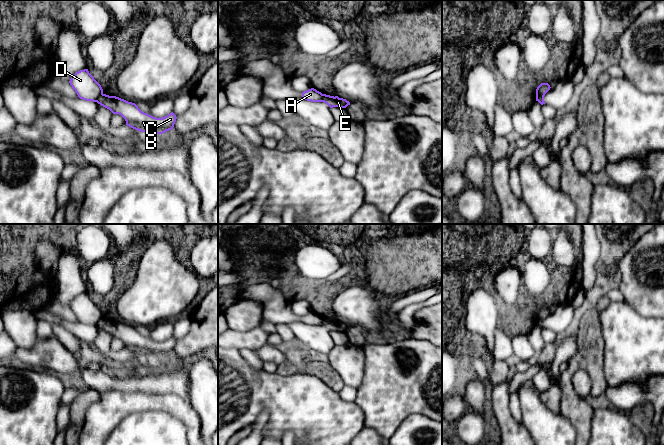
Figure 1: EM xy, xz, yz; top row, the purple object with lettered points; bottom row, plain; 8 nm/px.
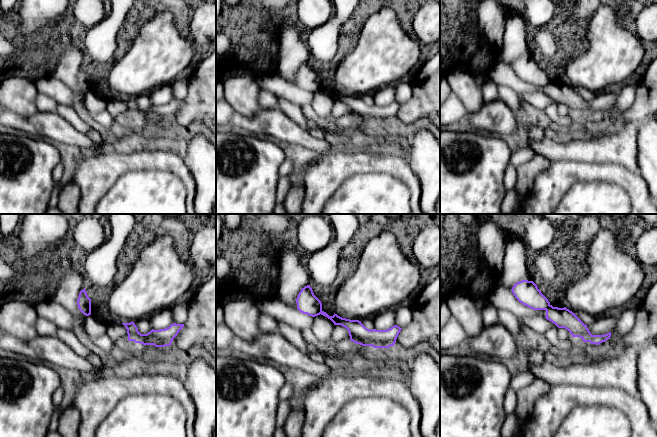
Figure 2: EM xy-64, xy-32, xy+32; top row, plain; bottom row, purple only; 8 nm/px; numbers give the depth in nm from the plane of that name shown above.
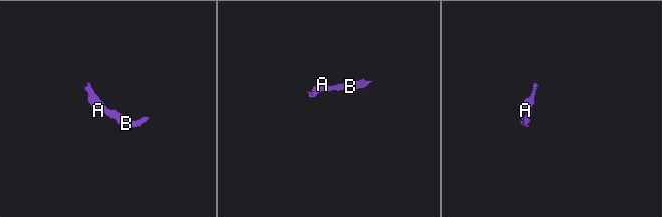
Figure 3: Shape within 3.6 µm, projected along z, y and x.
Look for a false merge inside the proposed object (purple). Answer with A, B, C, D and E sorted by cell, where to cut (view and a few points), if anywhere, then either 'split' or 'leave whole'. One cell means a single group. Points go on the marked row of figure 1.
groups A D / B C E; cut xy (102, 93), (96, 101); split

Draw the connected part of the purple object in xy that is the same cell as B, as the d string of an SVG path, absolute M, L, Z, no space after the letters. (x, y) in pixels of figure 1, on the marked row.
M102 94L97 99L97 103L109 109L113 114L121 115L127 126L141 132L163 134L173 129L177 119L173 112L162 118L153 117L142 112L135 103L116 96Z

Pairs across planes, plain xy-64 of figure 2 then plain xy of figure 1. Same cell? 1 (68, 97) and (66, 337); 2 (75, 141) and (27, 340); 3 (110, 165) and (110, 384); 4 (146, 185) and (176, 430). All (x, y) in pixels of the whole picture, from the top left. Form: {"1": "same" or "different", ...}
{"1": "different", "2": "different", "3": "different", "4": "same"}

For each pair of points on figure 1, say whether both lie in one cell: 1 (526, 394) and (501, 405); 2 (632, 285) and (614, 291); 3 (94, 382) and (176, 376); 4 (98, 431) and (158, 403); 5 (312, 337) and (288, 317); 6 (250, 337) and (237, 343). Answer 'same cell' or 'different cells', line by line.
1: different cells
2: different cells
3: same cell
4: same cell
5: different cells
6: same cell

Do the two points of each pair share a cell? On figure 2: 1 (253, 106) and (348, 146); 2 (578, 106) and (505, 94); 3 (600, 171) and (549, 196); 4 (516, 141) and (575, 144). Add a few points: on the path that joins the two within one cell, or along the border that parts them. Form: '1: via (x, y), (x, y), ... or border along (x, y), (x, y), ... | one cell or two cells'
1: border along (260, 107), (250, 114), (236, 112) | two cells
2: border along (498, 85), (509, 86), (519, 96) | two cells
3: via (587, 171), (574, 171), (562, 183) | one cell
4: border along (528, 143), (529, 146) | two cells

